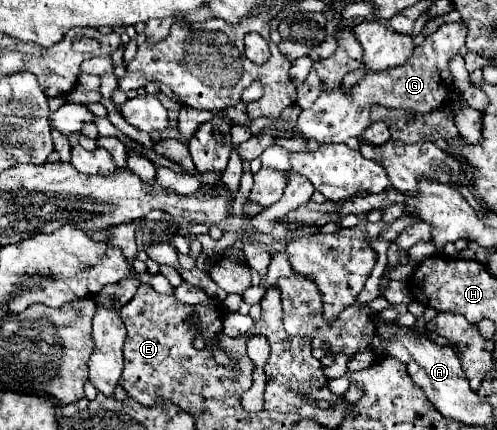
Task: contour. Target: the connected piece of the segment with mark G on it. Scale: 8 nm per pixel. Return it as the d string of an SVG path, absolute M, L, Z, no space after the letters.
M462 22L442 24L432 36L424 40L422 46L416 46L412 58L400 66L386 72L366 70L366 78L352 88L352 94L346 96L342 90L322 94L310 110L302 110L298 118L298 130L308 138L314 138L318 144L340 144L352 136L360 136L369 126L368 108L372 104L382 104L386 108L402 108L414 114L428 114L446 104L448 92L454 90L454 78L448 68L450 60L460 52L466 38L466 26Z

